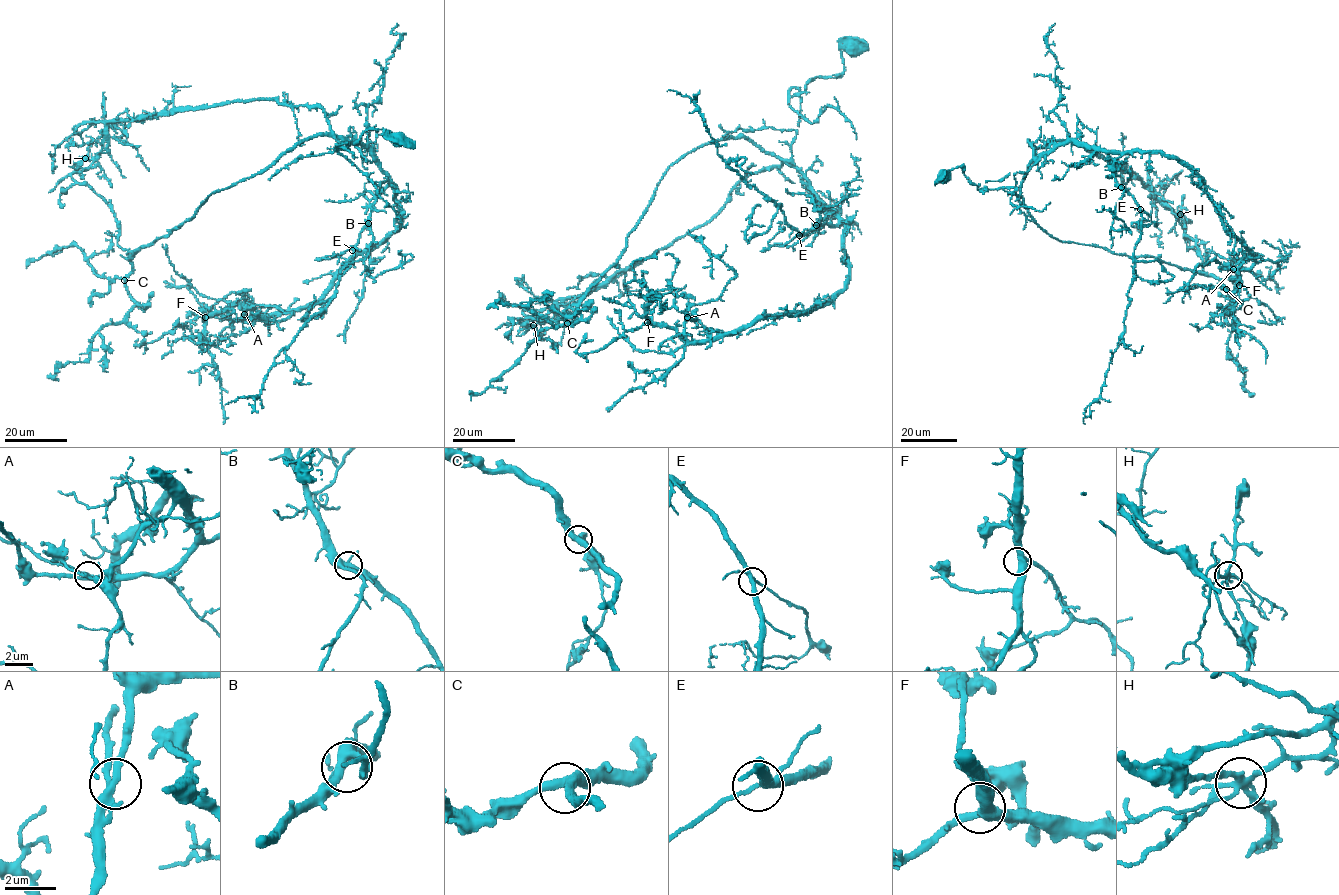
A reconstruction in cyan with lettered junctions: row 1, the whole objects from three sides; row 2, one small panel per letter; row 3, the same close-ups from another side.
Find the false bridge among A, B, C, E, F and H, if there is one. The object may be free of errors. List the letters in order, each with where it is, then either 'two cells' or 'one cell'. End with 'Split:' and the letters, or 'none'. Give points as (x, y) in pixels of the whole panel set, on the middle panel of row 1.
A: at (687, 317); one cell
B: at (816, 225); one cell
C: at (567, 323); one cell
E: at (799, 235); one cell
F: at (647, 322); one cell
H: at (533, 325); two cells
Split: H

